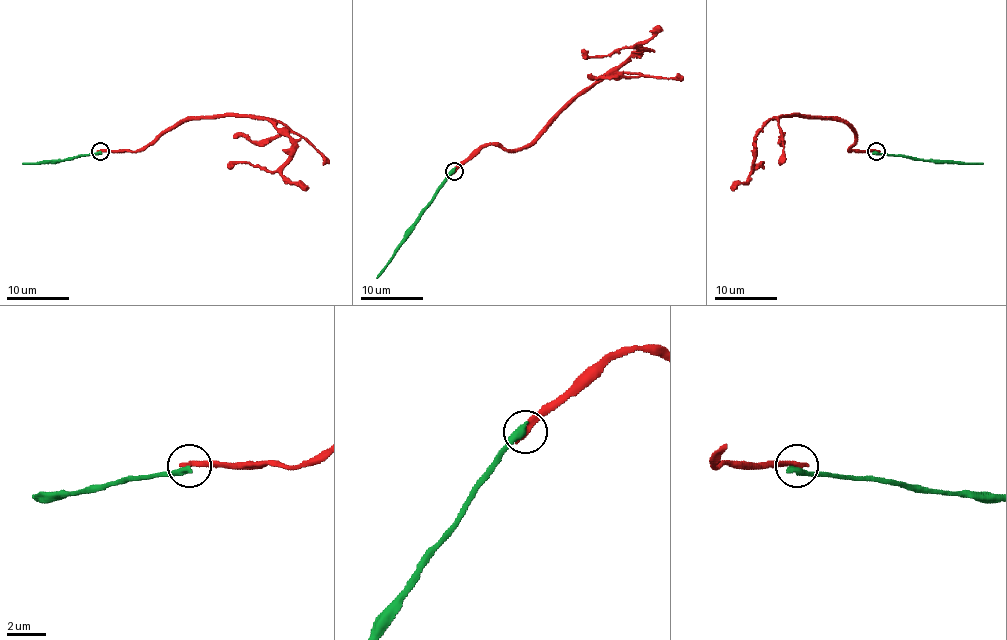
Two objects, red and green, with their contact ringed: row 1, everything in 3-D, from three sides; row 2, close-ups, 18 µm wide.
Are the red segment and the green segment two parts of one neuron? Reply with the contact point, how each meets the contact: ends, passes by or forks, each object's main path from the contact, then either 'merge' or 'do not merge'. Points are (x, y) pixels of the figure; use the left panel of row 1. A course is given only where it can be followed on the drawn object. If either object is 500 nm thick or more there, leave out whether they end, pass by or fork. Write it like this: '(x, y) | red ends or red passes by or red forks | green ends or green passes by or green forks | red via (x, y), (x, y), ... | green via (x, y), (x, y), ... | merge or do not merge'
(100, 151) | red ends | green ends | red via (101, 151), (143, 151), (179, 122), (232, 116), (267, 118), (292, 144), (275, 171), (243, 162), (229, 168) | green via (101, 151), (64, 160), (22, 163) | do not merge

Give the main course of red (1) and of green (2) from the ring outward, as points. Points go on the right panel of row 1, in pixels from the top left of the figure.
1: (876, 151), (849, 151), (854, 132), (845, 122), (780, 116), (754, 138), (752, 171), (762, 162), (754, 168)
2: (875, 151), (926, 160), (983, 163)

